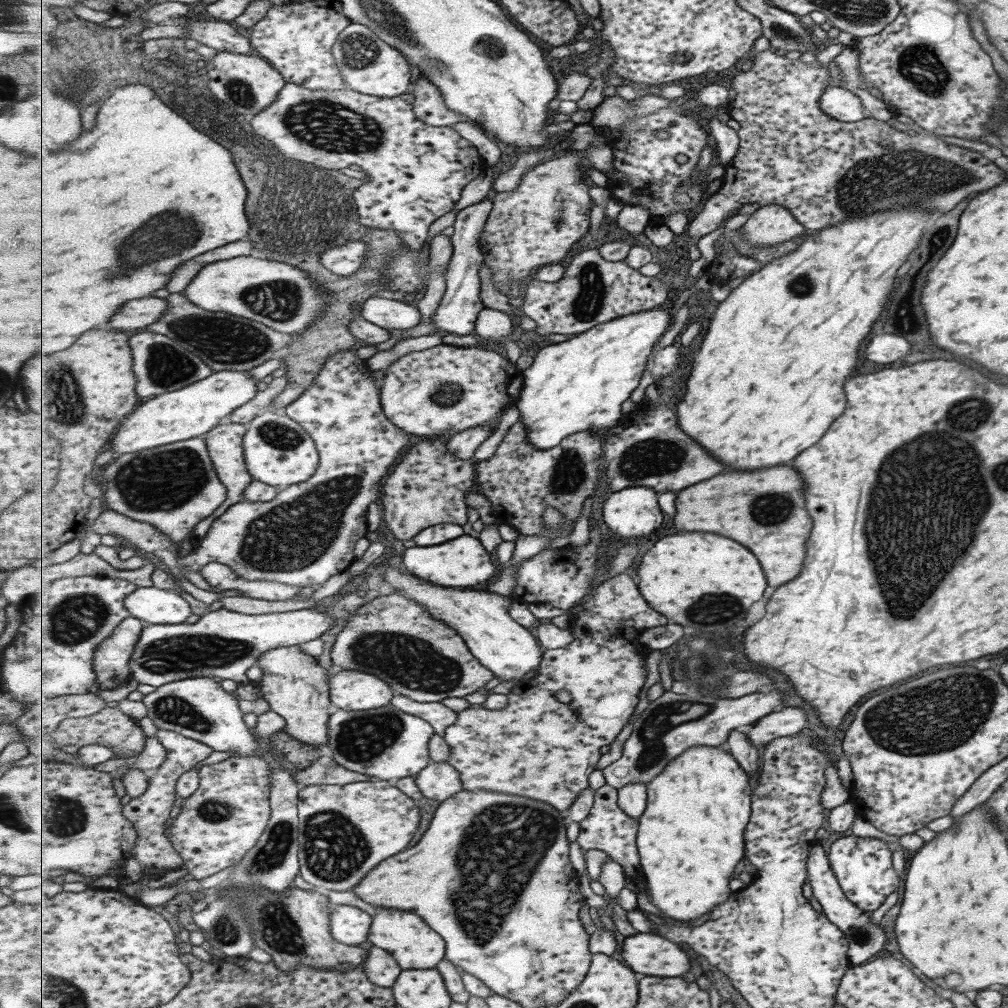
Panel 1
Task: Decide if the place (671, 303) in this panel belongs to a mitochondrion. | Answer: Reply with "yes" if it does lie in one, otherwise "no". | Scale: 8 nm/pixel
no

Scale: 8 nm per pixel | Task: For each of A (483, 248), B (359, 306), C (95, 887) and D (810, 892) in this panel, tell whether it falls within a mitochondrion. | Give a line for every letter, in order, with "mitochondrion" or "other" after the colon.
A: other
B: other
C: other
D: other

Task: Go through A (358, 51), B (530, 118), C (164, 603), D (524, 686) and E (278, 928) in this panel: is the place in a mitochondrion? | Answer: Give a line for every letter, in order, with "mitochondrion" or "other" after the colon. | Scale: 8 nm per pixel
A: mitochondrion
B: other
C: other
D: other
E: mitochondrion

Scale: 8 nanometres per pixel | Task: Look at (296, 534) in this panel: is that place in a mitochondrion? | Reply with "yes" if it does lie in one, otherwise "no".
yes

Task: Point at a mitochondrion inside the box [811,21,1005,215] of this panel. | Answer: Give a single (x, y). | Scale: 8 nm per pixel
(920, 65)

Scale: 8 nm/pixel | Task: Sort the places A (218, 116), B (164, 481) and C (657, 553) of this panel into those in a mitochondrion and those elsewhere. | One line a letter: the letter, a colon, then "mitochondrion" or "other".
A: mitochondrion
B: mitochondrion
C: other

